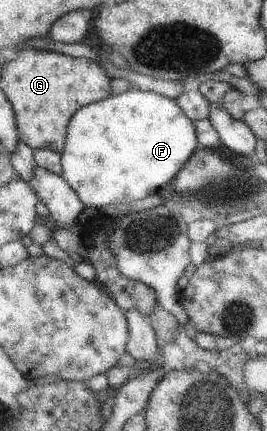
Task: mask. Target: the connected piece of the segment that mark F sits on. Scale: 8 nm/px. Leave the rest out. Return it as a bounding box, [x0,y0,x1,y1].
[61,86,199,209]

